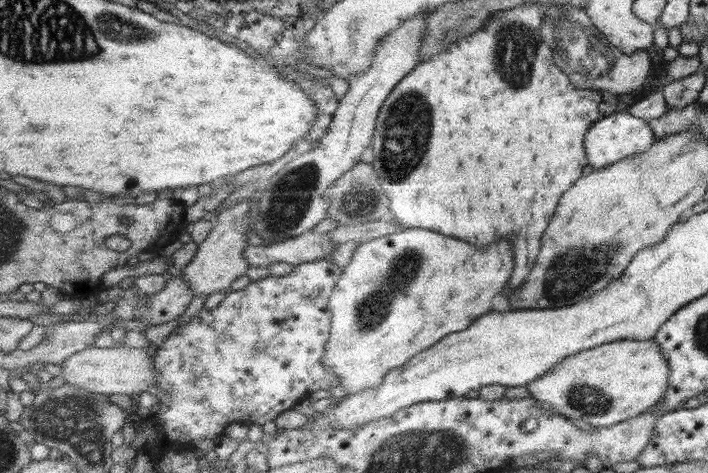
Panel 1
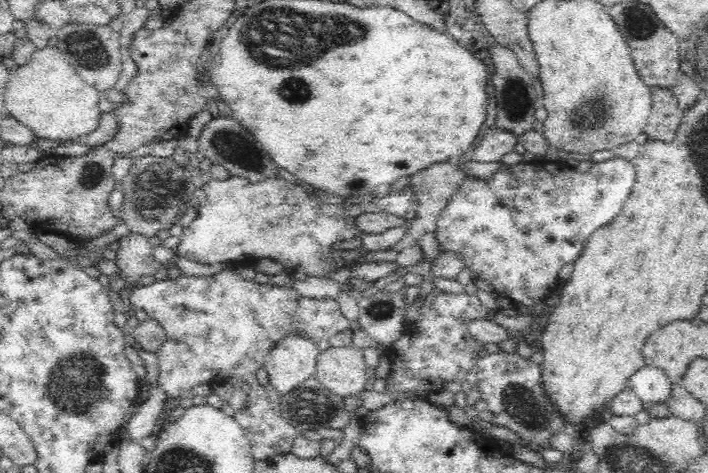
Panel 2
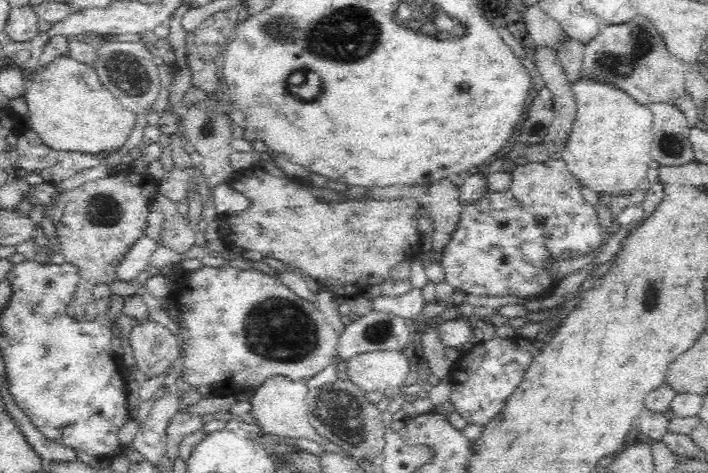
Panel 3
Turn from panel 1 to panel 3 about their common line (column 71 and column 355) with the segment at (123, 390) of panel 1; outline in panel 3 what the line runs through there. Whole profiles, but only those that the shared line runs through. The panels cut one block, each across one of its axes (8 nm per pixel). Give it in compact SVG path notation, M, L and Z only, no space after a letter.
M400 350L365 352L347 360L347 378L365 393L376 390L383 393L390 393L394 388L400 386L400 384L407 382L407 378L415 362L414 359L409 360L408 356Z

